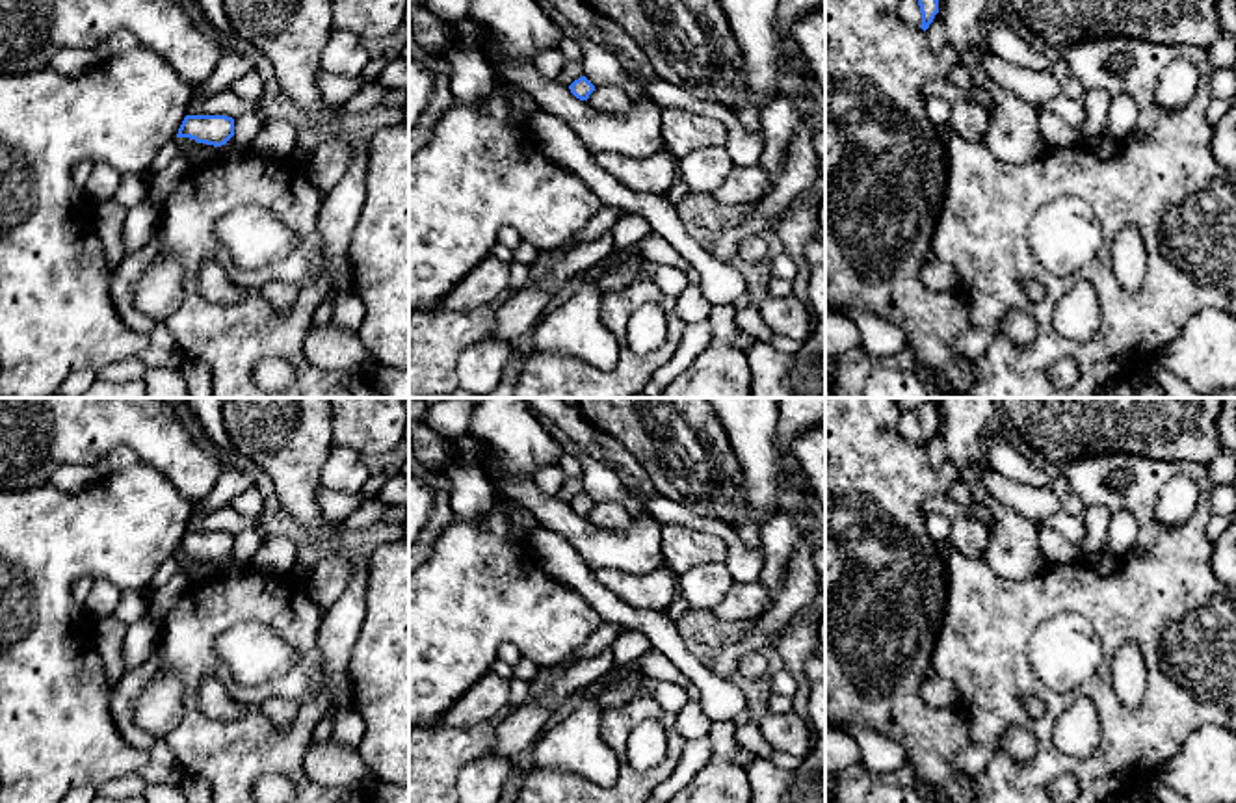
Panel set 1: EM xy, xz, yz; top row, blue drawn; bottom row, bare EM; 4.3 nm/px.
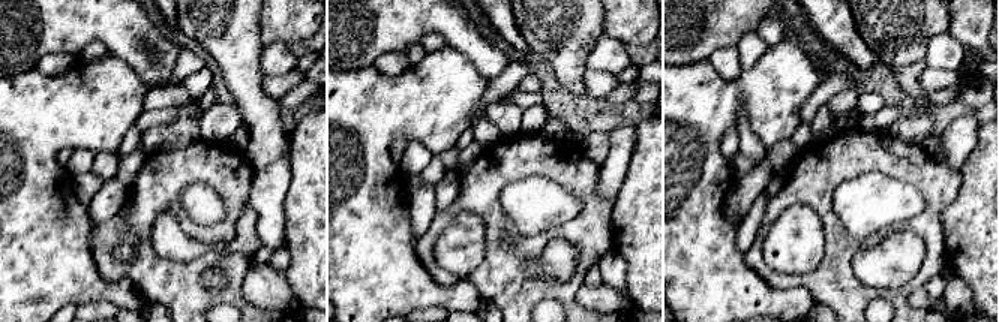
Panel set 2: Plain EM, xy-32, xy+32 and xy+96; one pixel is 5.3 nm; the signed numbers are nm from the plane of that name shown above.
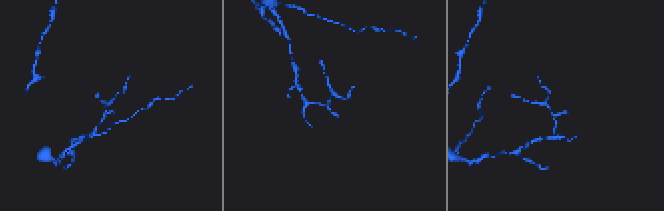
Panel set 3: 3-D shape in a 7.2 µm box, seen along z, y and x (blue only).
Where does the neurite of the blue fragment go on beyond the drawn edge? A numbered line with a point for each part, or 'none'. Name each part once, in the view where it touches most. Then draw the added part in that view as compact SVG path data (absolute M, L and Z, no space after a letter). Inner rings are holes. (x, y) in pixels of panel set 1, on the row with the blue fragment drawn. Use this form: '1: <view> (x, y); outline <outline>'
none

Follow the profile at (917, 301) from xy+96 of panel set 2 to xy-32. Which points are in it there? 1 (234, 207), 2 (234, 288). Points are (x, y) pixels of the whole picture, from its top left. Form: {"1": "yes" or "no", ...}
{"1": "no", "2": "no"}

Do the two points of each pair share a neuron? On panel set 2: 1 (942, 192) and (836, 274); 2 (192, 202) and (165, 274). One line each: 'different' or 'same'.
1: same
2: different

